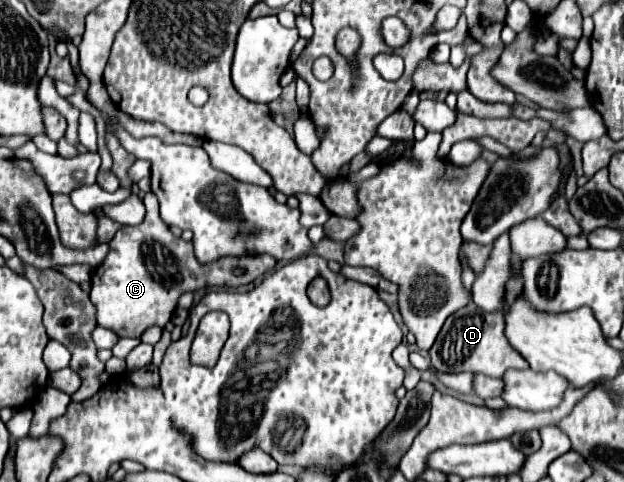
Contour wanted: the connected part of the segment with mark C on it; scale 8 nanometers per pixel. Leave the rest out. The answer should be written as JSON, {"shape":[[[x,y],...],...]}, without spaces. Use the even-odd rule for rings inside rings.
{"shape":[[[161,221],[161,231],[159,225],[157,227],[147,227],[141,225],[141,229],[135,227],[121,227],[115,237],[109,241],[109,255],[105,257],[105,261],[97,267],[95,271],[95,279],[91,279],[91,301],[97,307],[97,323],[101,327],[107,327],[111,331],[115,331],[119,337],[141,337],[141,333],[153,325],[163,327],[175,307],[177,301],[183,293],[189,291],[197,291],[203,287],[213,287],[213,285],[221,285],[221,287],[239,287],[239,285],[247,285],[253,283],[257,277],[265,275],[265,271],[271,271],[277,261],[271,255],[239,255],[239,257],[221,257],[213,263],[199,263],[193,251],[193,243],[191,241],[183,241],[181,237],[177,237],[171,233],[171,229]],[[233,267],[243,267],[245,275],[235,277],[231,273]]]}

